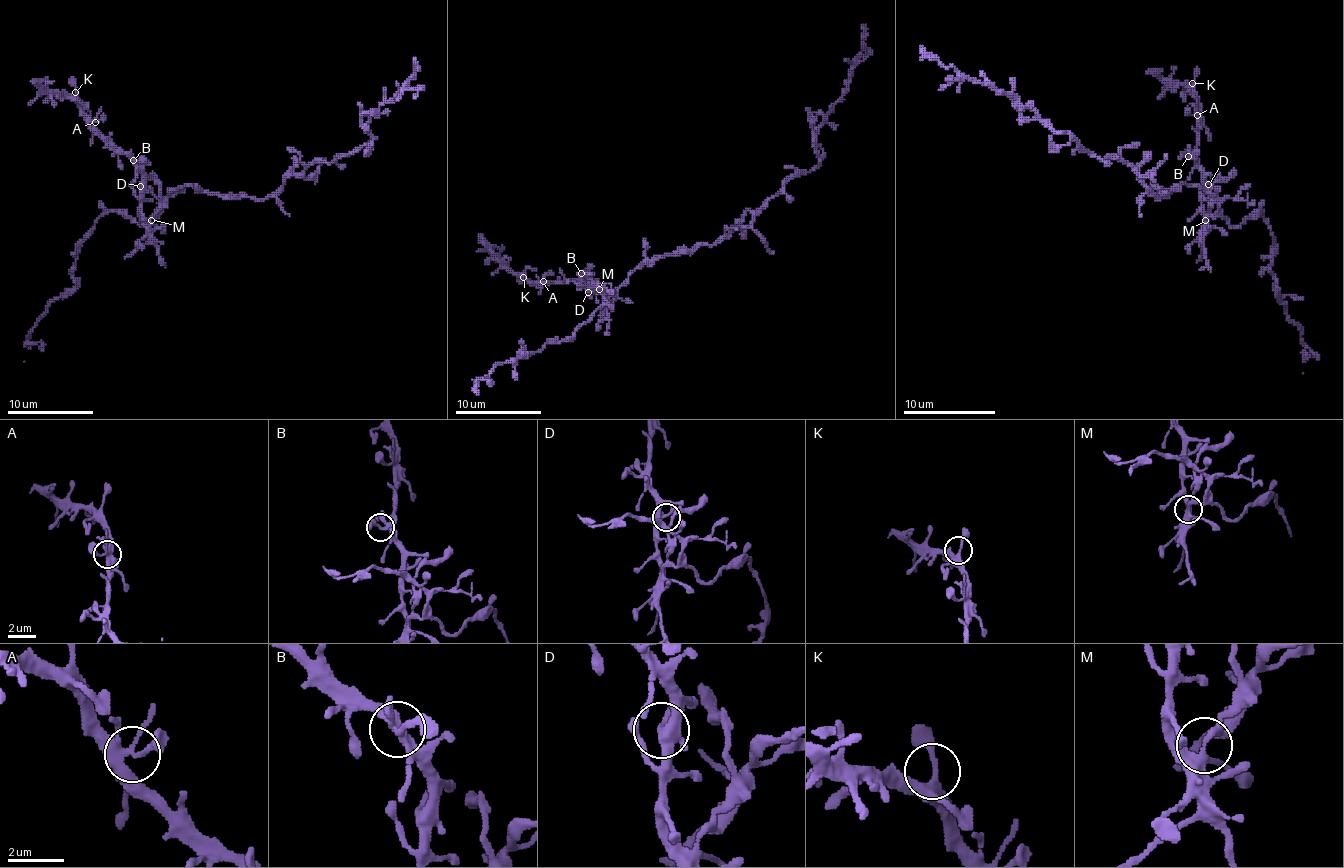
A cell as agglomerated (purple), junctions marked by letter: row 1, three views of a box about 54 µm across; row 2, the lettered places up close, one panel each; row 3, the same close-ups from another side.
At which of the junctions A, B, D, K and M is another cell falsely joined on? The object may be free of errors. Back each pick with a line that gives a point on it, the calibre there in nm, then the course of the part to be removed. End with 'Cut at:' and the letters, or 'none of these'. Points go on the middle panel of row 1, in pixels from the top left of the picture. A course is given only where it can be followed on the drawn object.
M: Place: (599, 289). Thickness 280 nm. Course of the part to remove: (598, 290), (613, 296), (667, 255), (716, 245), (814, 168), (823, 149), (816, 131), (861, 54), (861, 24)
Cut at: M

